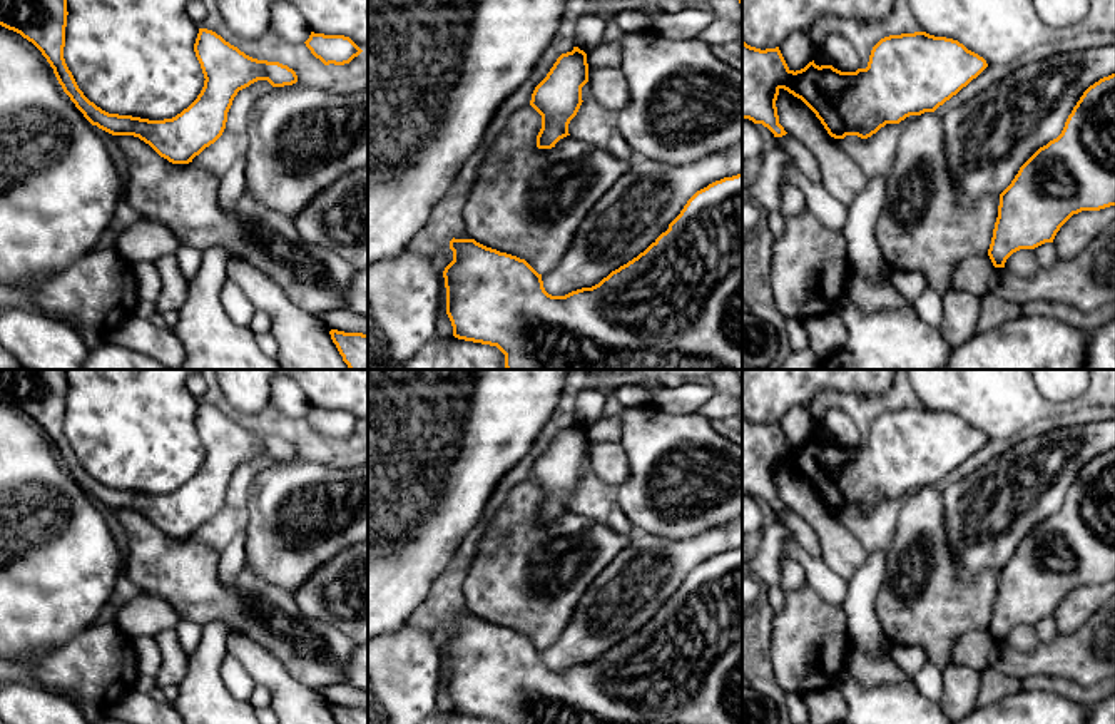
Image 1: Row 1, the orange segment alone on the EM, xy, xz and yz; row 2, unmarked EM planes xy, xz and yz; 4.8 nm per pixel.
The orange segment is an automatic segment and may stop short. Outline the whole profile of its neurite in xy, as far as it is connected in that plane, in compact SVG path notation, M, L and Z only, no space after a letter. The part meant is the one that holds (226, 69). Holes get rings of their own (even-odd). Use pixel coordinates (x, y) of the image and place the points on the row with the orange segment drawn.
M0 0L0 25L42 52L64 92L92 125L112 135L139 137L172 164L192 162L222 135L239 90L257 80L267 80L272 87L298 82L288 65L252 59L216 32L199 28L194 52L206 80L187 109L164 120L109 114L84 95L65 64L67 15L67 0Z

